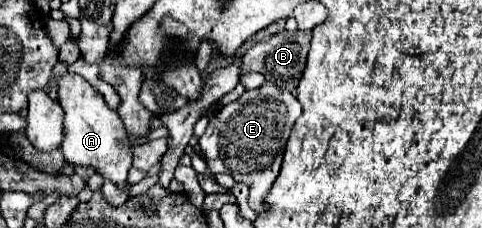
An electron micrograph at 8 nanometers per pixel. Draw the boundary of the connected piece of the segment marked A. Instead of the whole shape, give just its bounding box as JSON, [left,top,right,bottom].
[58,73,132,187]

